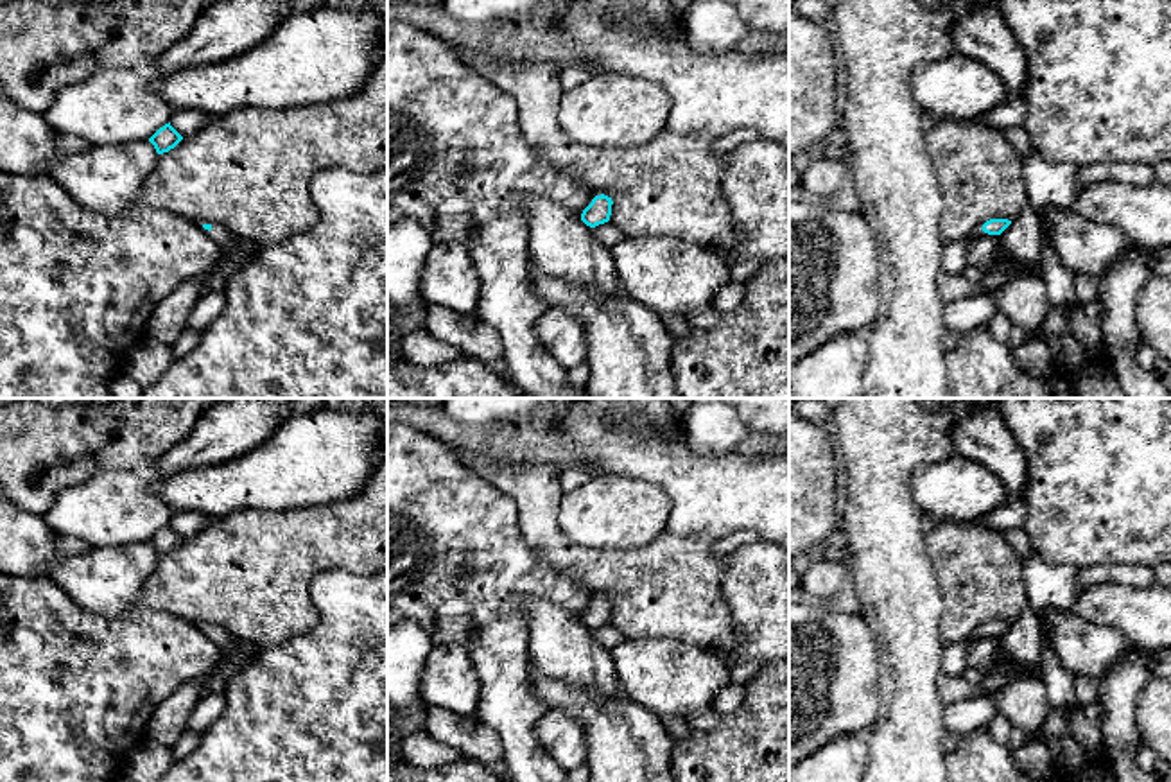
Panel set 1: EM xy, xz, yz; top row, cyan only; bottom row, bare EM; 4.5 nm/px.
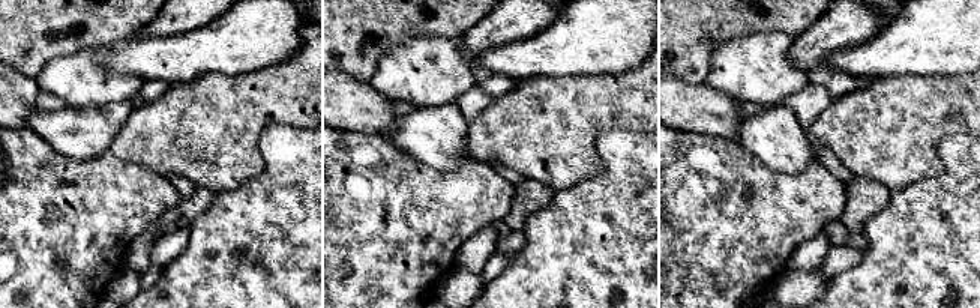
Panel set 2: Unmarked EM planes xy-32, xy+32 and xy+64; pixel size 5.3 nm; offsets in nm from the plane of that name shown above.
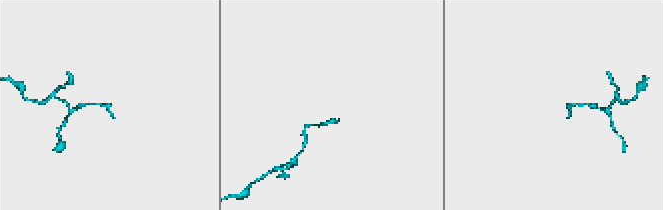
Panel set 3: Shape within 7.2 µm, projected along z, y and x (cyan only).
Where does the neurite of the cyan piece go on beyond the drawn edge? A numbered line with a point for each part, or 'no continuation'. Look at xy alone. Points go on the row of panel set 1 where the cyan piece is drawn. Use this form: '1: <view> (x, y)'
1: xy (221, 237)

